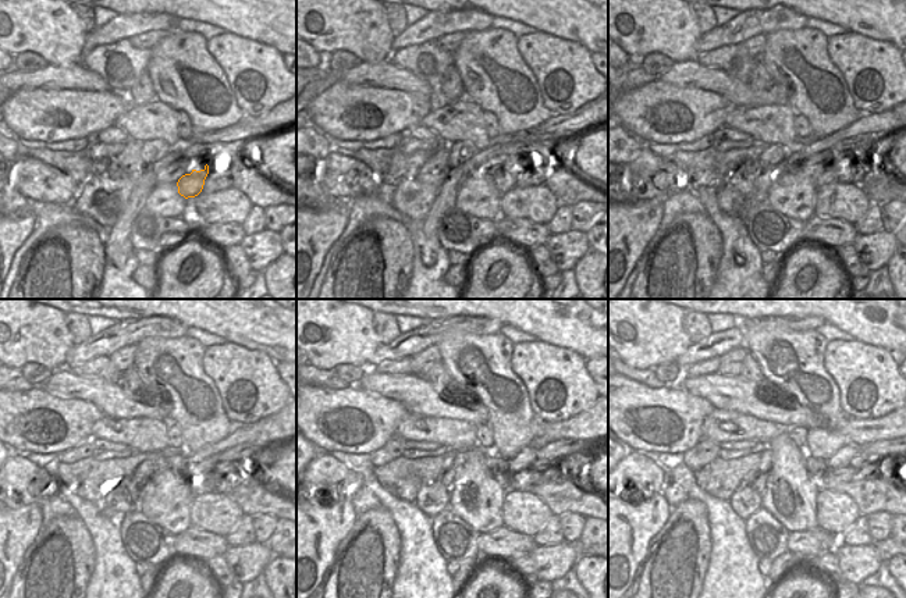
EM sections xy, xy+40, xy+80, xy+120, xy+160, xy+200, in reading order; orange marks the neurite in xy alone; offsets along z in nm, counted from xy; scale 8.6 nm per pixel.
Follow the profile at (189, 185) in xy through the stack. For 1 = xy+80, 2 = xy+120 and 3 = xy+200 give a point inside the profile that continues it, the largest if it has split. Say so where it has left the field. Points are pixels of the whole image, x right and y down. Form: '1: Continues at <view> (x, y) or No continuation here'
1: Continues at xy+80 (824, 173)
2: Continues at xy+120 (199, 484)
3: Continues at xy+200 (848, 473)

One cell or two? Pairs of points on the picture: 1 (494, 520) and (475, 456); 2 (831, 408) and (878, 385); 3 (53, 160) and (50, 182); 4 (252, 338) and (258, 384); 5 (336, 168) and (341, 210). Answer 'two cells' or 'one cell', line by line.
1: one cell
2: two cells
3: two cells
4: two cells
5: two cells

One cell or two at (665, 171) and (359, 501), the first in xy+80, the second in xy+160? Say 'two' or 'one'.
two

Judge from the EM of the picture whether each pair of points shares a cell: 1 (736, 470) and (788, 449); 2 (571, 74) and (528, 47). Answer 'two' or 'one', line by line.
1: two
2: one

